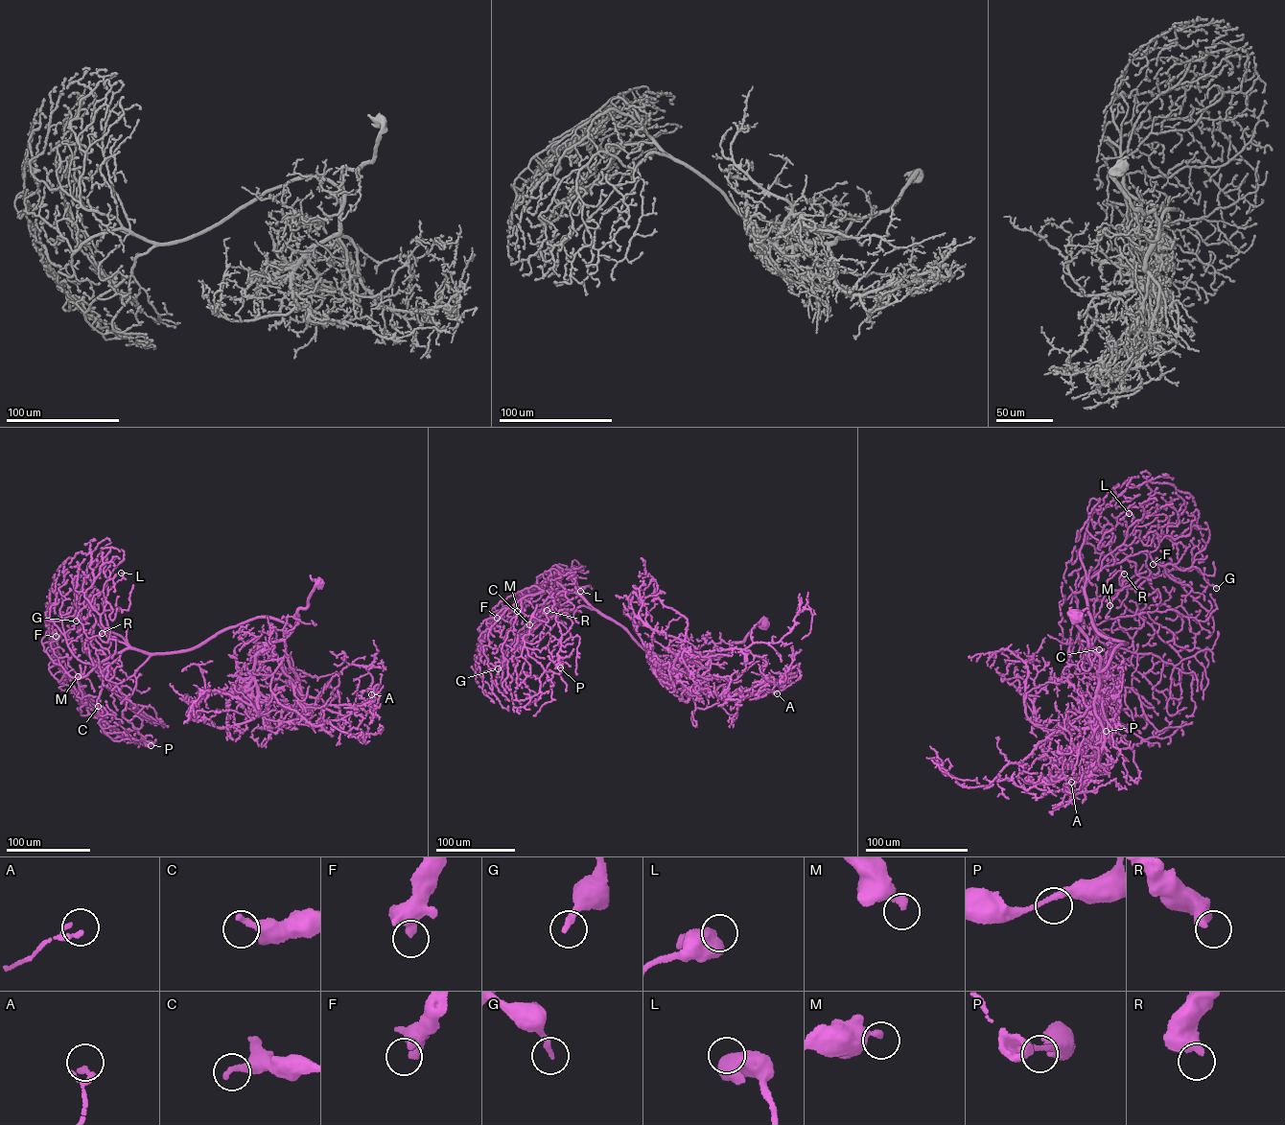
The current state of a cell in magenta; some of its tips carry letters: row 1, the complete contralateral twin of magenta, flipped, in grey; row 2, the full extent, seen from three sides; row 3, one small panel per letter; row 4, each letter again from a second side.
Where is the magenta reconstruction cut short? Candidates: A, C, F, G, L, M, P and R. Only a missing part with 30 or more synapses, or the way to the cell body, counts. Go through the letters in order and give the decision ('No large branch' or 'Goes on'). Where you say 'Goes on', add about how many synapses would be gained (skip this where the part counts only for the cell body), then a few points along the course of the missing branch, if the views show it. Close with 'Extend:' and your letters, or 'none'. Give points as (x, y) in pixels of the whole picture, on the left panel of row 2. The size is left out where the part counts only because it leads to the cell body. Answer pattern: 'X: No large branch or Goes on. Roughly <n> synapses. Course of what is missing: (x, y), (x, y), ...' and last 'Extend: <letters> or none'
A: No large branch
C: No large branch
F: No large branch
G: No large branch
L: No large branch
M: No large branch
P: No large branch
R: No large branch
Extend: none

